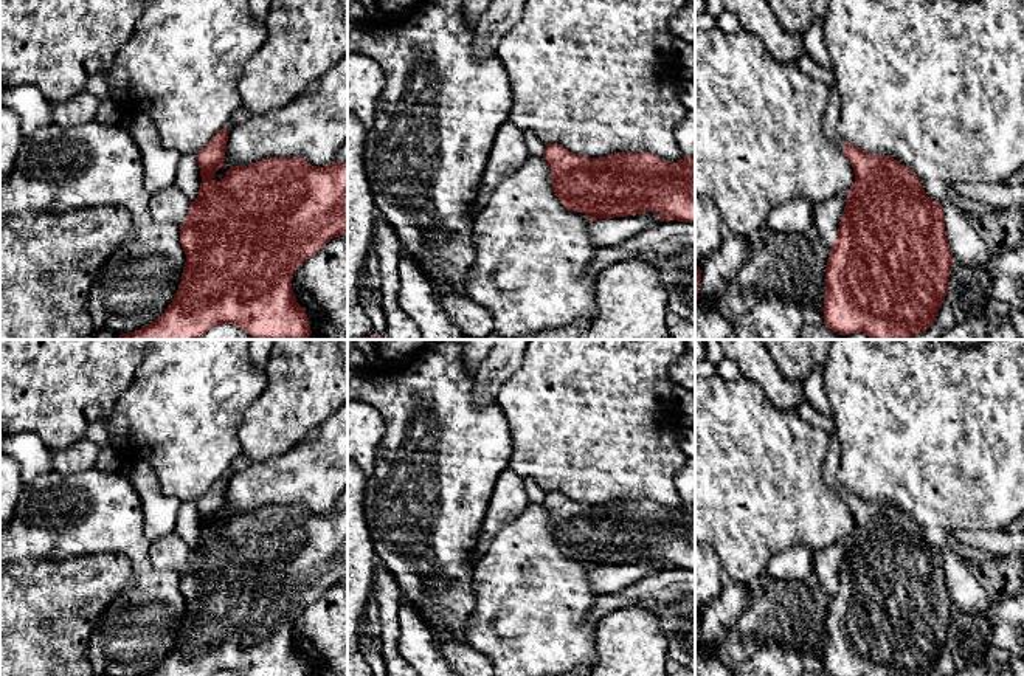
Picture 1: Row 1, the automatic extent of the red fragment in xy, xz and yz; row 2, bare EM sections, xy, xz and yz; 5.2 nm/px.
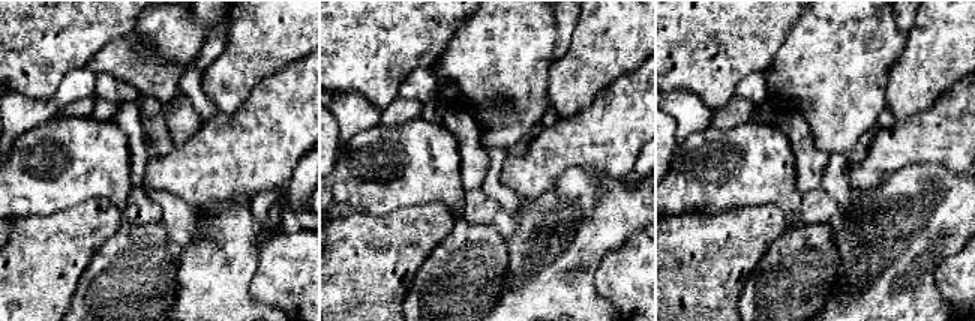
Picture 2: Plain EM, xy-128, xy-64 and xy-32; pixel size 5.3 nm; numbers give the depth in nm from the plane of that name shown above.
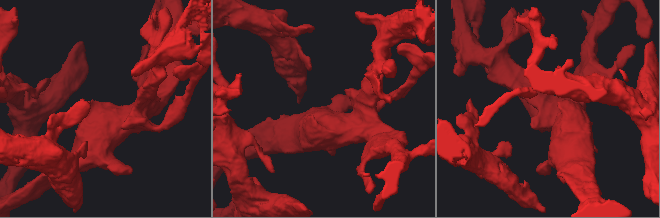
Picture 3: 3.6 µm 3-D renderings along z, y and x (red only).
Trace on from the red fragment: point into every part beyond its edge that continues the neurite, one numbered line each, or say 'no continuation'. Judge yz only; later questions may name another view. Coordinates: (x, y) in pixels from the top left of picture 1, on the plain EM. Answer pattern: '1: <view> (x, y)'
1: yz (832, 459)

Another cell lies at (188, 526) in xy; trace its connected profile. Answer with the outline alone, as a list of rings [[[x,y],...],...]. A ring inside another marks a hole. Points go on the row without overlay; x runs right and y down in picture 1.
[[[192,501],[182,502],[174,533],[191,549],[199,543],[202,524],[197,505]]]

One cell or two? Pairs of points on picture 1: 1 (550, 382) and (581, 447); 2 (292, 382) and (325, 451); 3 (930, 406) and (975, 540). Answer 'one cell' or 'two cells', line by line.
1: one cell
2: two cells
3: two cells

